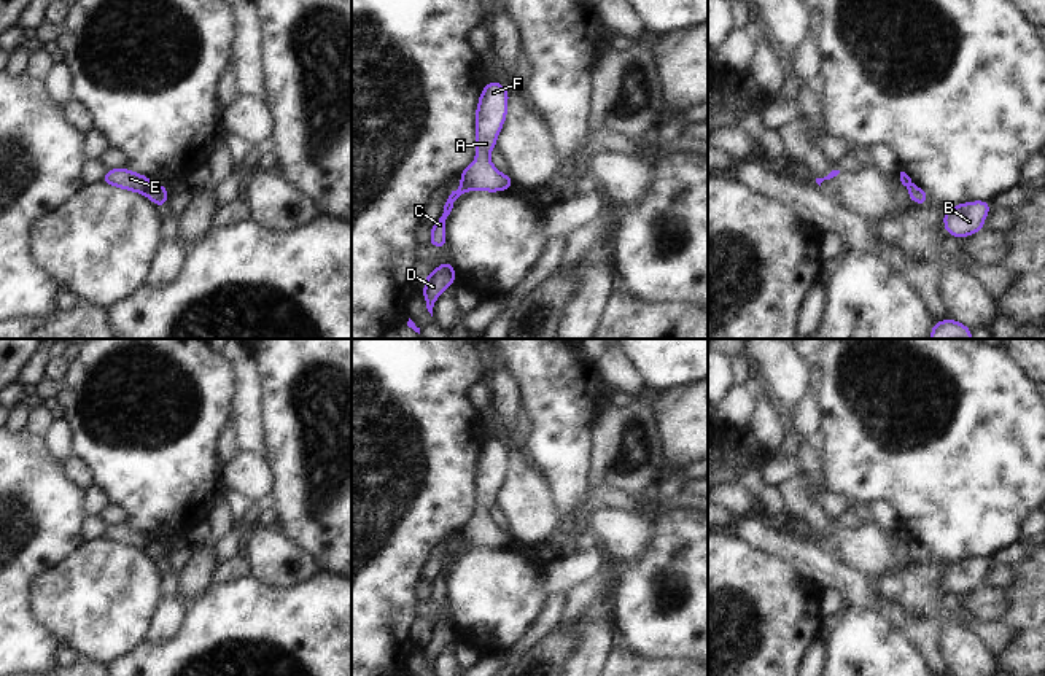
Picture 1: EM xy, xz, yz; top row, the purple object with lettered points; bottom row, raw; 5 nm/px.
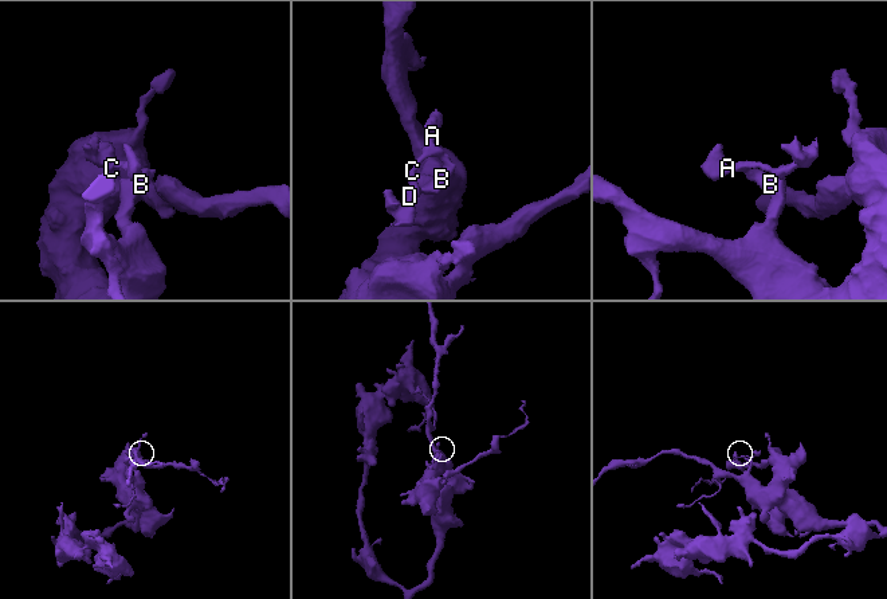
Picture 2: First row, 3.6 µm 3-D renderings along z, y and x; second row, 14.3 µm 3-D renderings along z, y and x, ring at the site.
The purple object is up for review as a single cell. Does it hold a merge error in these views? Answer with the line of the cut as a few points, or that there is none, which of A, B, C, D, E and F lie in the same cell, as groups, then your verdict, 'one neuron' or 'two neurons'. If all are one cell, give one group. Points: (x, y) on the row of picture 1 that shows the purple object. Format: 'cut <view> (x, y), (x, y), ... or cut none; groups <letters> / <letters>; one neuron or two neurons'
cut xy (153, 182), (143, 193); groups A C D E F / B; two neurons

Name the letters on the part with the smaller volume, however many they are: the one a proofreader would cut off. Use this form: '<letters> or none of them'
A, C, D, E, F

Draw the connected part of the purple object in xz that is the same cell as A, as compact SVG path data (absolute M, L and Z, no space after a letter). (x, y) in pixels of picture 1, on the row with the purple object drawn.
M491 80L482 89L476 107L476 161L461 172L461 185L449 196L442 216L433 223L429 247L447 248L445 220L453 204L468 191L499 192L514 185L512 178L501 173L490 159L490 151L496 146L498 135L507 118L507 100L511 92Z

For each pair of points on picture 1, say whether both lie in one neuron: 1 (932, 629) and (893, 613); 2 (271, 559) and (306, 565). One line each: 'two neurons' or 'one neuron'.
1: one neuron
2: one neuron

